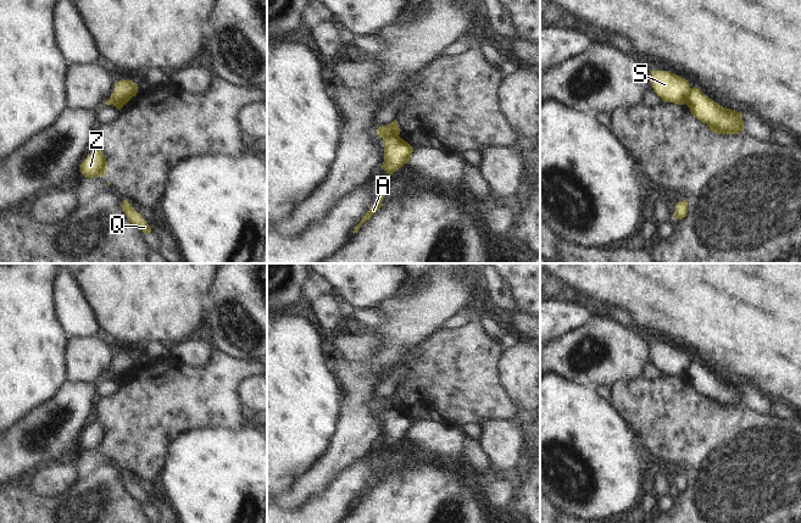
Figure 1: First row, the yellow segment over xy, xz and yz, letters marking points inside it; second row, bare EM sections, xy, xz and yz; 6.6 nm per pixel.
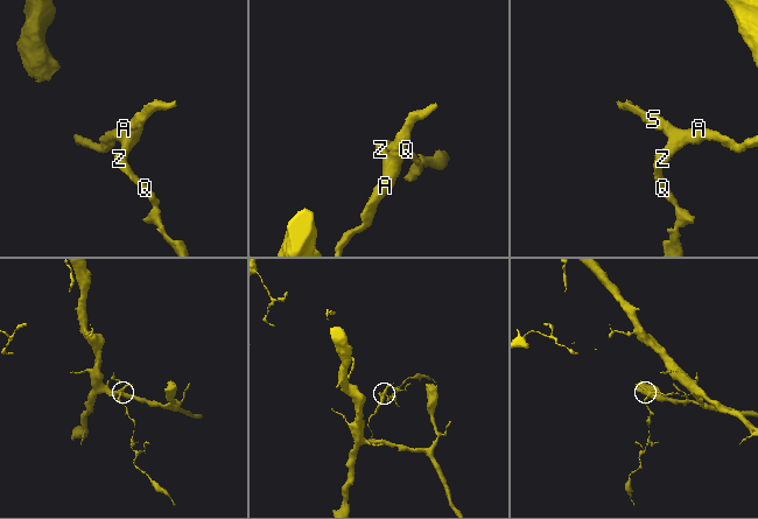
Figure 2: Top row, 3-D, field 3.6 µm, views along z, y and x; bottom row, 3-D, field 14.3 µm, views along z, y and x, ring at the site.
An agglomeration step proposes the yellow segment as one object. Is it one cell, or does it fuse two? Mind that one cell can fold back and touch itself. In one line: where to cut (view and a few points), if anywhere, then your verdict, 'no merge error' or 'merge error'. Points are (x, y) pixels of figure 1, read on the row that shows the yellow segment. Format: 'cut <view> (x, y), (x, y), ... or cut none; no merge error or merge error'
cut xz (398, 135), (385, 135), (383, 138); merge error

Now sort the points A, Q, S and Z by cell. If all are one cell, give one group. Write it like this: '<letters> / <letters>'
A Q Z / S

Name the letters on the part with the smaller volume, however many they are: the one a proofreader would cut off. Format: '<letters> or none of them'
S

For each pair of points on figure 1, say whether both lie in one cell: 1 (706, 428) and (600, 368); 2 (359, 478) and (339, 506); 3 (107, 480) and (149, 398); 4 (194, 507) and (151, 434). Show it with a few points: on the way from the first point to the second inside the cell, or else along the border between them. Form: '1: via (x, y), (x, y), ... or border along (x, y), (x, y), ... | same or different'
1: border along (641, 377), (634, 380), (617, 382), (611, 388) | different
2: via (351, 485), (339, 499) | same
3: via (120, 460), (138, 439), (142, 418) | same
4: border along (179, 434), (168, 445), (167, 460), (159, 480) | different

